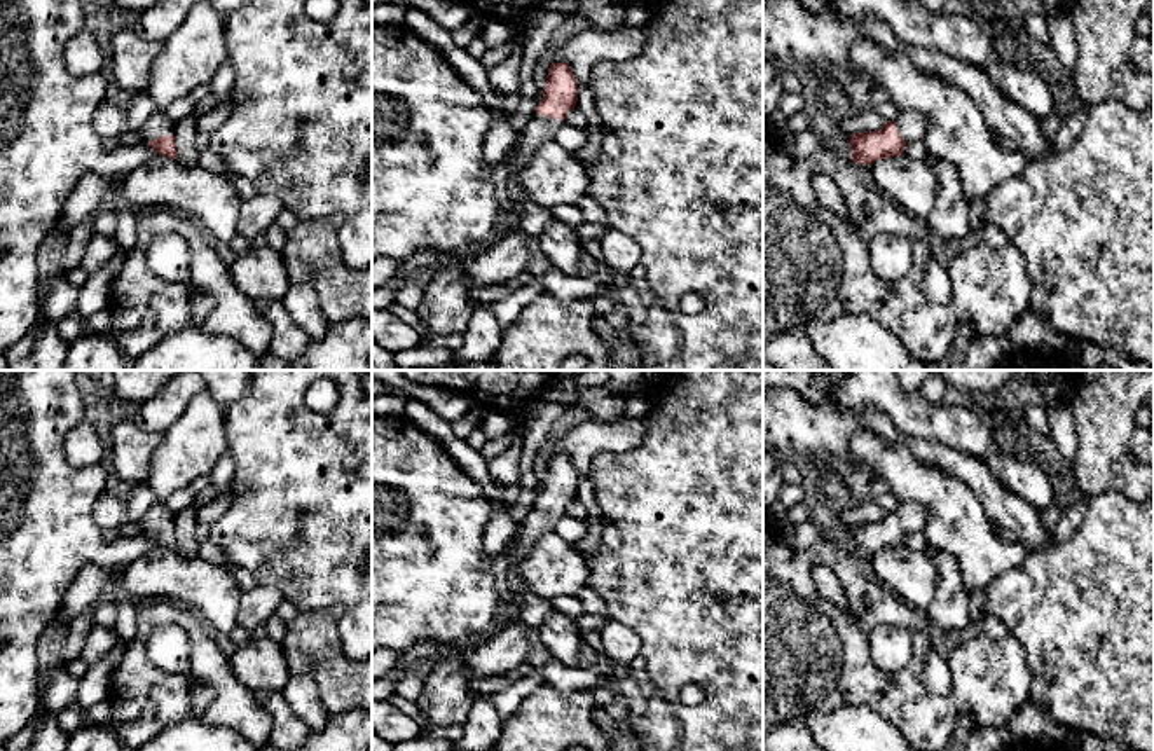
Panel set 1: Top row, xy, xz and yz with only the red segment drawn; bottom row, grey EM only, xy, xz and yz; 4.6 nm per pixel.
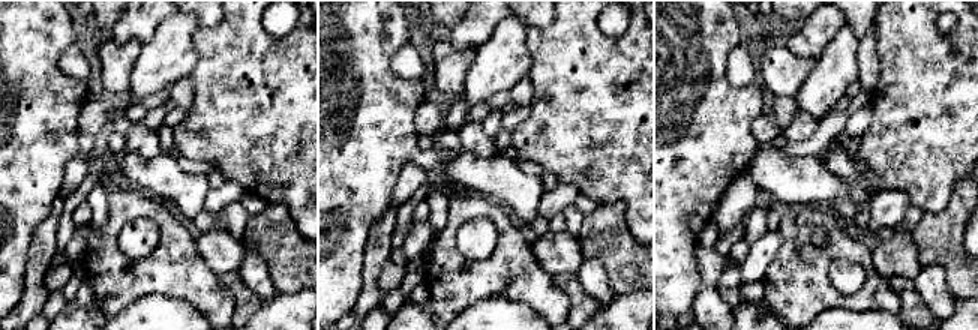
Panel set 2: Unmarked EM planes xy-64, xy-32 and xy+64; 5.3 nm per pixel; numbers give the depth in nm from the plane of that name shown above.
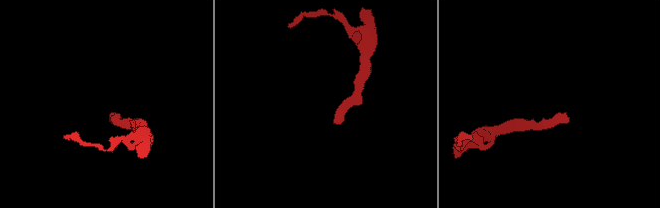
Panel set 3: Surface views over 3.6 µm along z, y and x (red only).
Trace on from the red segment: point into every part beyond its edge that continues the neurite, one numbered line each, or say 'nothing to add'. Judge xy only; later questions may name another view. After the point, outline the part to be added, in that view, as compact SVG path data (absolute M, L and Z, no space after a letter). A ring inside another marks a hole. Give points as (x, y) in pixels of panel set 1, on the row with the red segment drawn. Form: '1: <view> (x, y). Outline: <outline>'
1: xy (159, 124). Outline: M155 110L138 133L143 143L148 143L150 140L155 140L159 136L173 134L173 131L175 121L161 110Z

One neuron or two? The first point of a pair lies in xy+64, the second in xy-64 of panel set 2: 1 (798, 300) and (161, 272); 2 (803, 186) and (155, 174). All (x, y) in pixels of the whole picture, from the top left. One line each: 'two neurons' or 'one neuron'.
1: one neuron
2: one neuron

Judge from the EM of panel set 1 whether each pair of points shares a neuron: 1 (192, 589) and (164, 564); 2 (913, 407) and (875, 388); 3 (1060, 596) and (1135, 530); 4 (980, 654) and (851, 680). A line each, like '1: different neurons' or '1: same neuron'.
1: same neuron
2: same neuron
3: same neuron
4: same neuron

